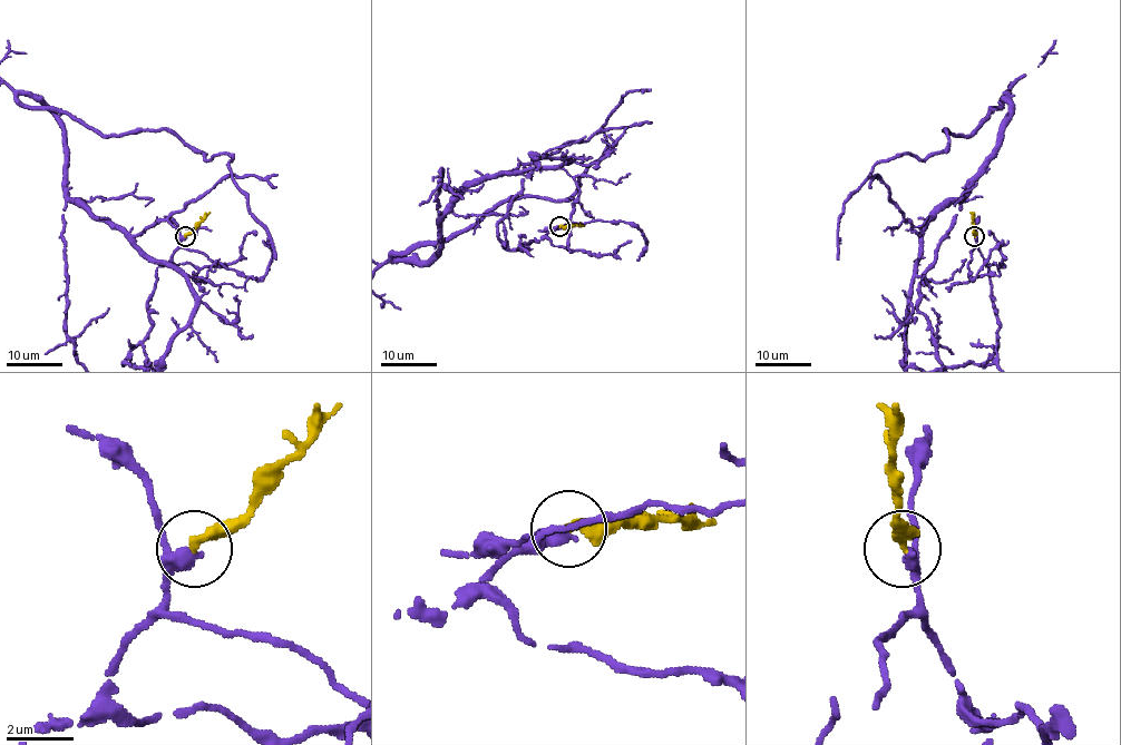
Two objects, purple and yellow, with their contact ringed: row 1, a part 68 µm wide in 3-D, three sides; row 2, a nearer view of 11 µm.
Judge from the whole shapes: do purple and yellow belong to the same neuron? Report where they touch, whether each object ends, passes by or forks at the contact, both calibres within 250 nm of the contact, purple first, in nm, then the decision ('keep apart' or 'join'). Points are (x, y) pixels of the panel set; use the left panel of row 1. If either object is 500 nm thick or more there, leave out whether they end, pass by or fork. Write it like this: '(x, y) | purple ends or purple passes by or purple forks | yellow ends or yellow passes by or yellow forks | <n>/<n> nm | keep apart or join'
(185, 236) | purple passes by | yellow ends | 300/320 nm | join

